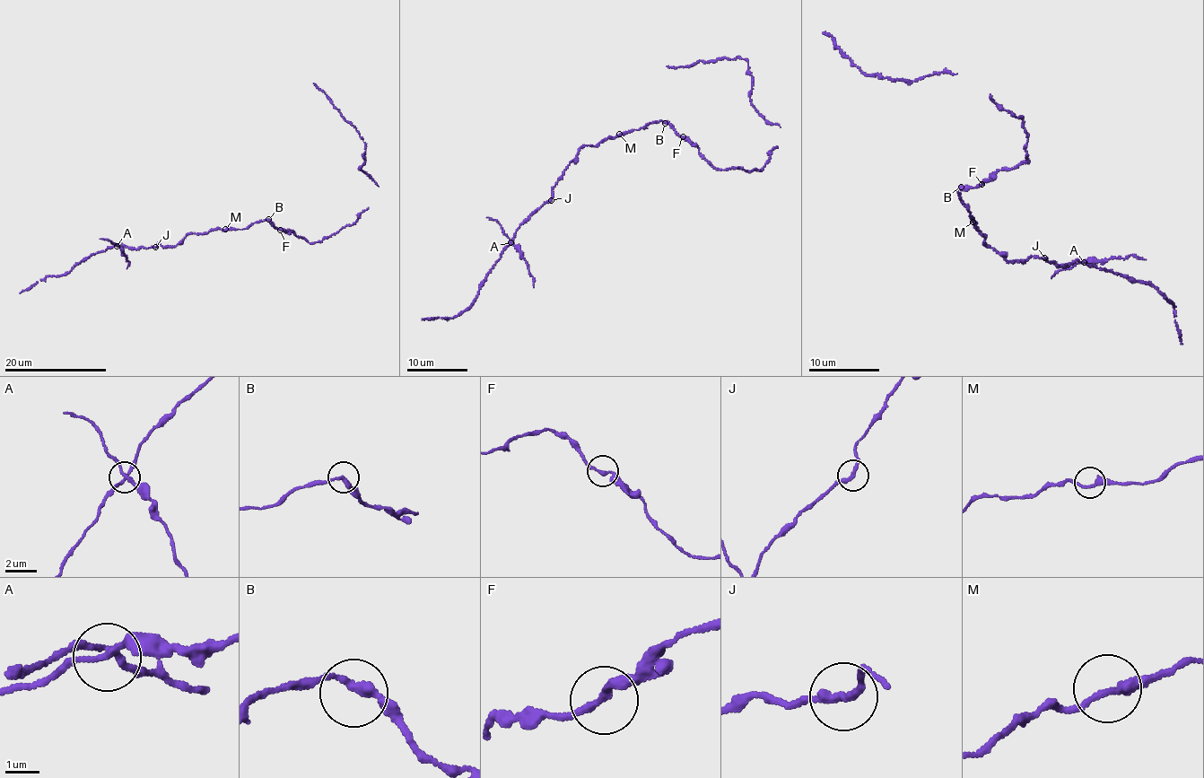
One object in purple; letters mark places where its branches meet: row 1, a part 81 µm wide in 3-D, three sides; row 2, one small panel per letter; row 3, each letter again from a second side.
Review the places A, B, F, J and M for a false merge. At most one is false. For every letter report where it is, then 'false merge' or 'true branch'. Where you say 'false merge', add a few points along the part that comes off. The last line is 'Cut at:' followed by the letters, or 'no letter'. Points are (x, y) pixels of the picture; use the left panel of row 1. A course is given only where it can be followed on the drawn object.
A: place (117, 246); false merge; course (117, 246), (129, 262), (126, 268)
B: place (268, 219); true branch
F: place (280, 230); true branch
J: place (155, 247); true branch
M: place (225, 229); true branch
Cut at: A

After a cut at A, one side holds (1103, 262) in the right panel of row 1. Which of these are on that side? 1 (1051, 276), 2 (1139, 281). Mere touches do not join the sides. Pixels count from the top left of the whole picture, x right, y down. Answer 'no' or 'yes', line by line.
1: yes
2: no

